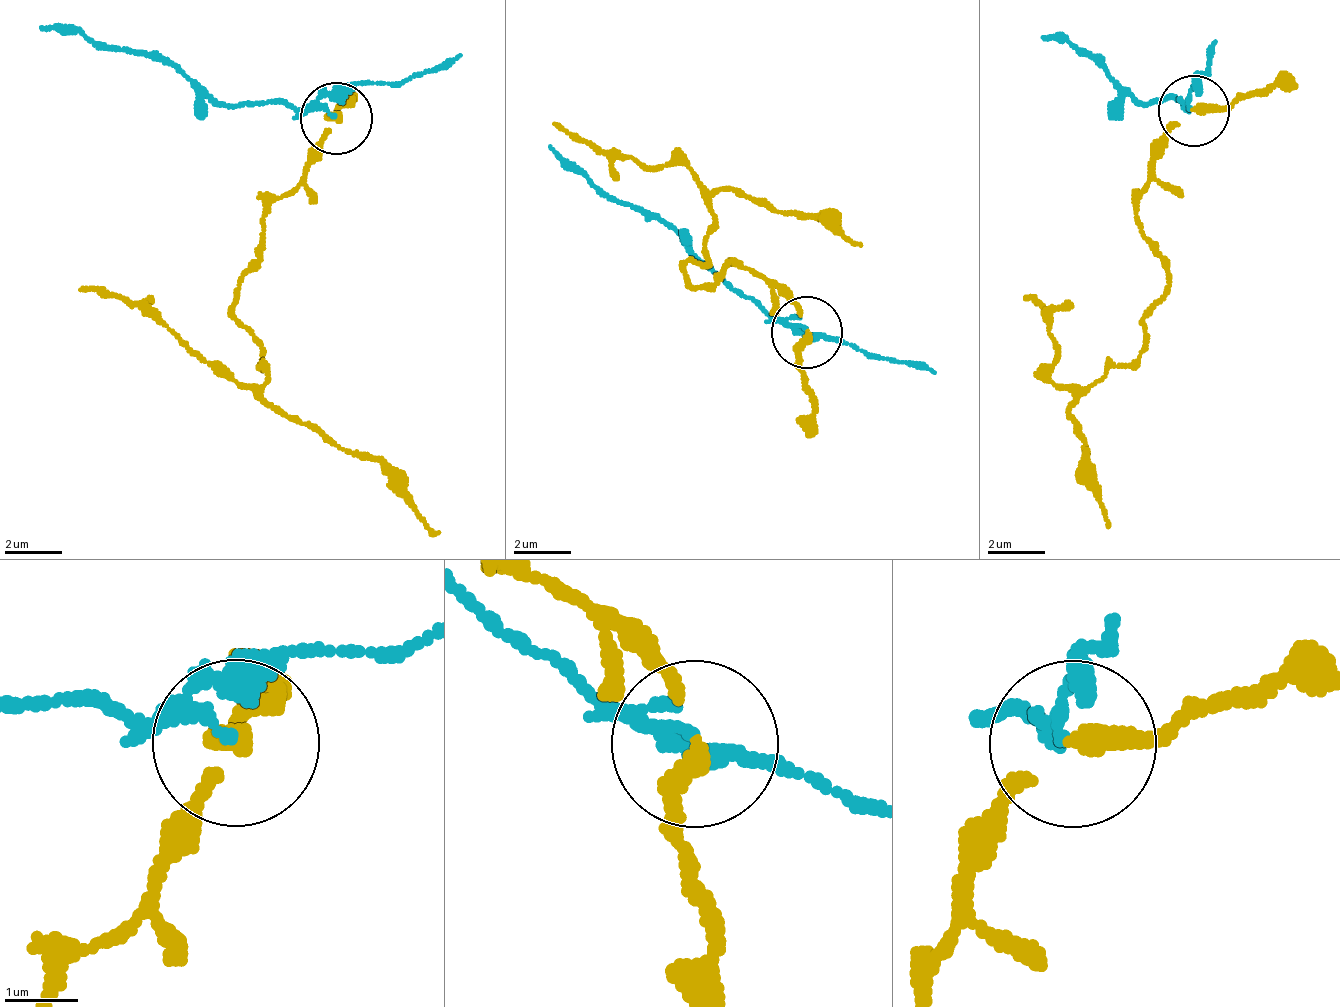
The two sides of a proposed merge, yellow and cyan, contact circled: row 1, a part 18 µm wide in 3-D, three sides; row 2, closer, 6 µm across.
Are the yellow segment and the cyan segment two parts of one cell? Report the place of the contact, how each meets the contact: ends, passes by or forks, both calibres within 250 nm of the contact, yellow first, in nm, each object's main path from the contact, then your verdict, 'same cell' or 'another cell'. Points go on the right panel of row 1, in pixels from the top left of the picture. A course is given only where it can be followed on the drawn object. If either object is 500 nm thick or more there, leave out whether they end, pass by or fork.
(1194, 110) | yellow passes by | cyan forks | 240/90 nm | yellow via (1196, 109), (1139, 196), (1166, 298), (1144, 319), (1141, 354), (1065, 410), (1087, 443), (1080, 484), (1109, 525) | cyan via (1188, 109), (1164, 98), (1140, 106), (1090, 53), (1043, 35) | another cell

